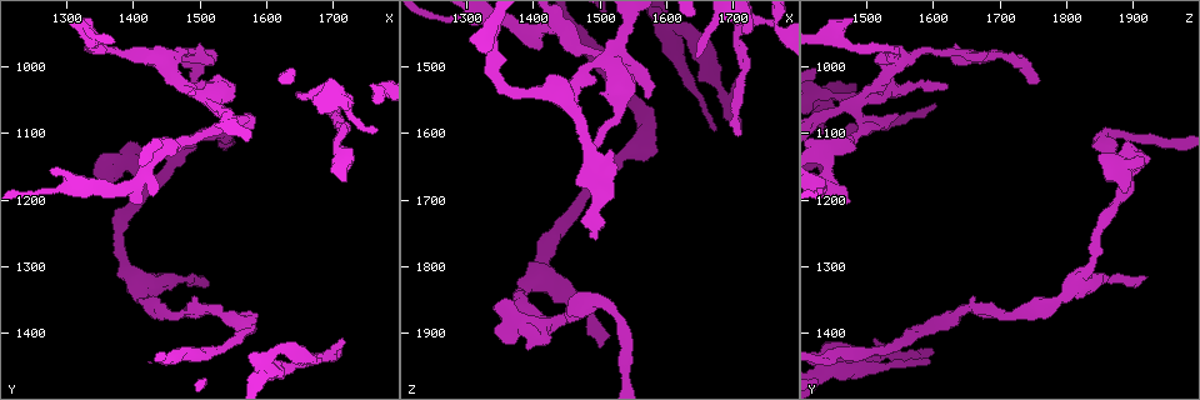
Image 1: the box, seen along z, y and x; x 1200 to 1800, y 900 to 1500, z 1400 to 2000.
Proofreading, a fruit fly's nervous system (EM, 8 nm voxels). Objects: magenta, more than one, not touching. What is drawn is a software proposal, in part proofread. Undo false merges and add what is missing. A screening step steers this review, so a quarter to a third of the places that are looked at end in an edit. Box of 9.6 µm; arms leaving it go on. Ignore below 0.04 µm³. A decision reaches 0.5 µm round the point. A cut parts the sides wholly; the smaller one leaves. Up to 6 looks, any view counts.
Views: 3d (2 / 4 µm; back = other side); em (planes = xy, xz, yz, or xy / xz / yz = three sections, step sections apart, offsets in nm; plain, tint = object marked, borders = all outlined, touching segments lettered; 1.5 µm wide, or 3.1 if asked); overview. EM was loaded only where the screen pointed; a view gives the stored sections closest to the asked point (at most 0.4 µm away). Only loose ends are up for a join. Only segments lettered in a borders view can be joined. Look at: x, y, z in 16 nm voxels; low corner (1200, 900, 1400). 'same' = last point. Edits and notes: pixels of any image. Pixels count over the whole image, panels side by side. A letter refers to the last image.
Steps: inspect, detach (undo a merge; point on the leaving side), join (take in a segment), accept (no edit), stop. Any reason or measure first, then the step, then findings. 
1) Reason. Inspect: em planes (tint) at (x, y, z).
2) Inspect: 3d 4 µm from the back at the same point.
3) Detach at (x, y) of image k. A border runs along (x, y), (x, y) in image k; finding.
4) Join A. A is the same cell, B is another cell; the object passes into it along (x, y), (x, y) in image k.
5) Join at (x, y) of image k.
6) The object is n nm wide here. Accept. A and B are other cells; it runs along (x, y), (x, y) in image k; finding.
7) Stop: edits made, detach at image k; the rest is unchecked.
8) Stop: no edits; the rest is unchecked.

Stops while still wide. Inspect: 3d 4 µm at (1350, 1130, 1850).

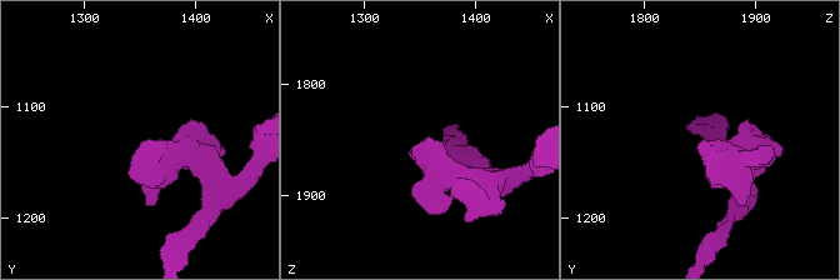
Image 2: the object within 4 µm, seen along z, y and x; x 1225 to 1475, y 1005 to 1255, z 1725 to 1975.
Inspect: em planes (borders) at (1350, 1134, 1854).

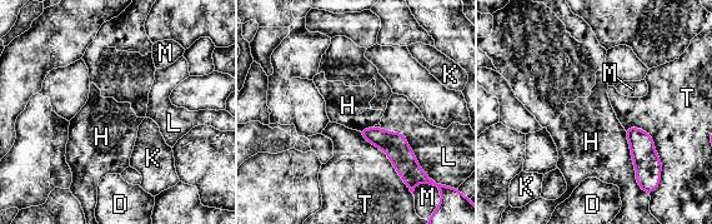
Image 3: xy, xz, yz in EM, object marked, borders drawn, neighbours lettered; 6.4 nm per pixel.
Accept. D, H, K, L, M and T are other cells; it runs along (365, 132), (406, 164), (412, 185) in image 3; none of them fits.

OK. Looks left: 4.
A narrow waist. Inspect: 3d 2 µm at (1475, 980, 1600).

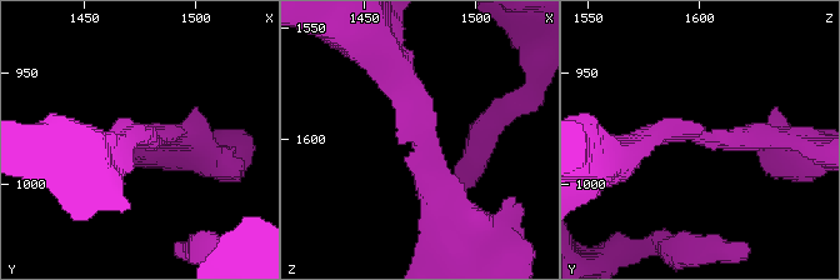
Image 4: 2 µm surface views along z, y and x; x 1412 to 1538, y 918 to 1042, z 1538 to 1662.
Now the EM. Inspect: em xz step 8 (plain) at (1480, 980, 1600).

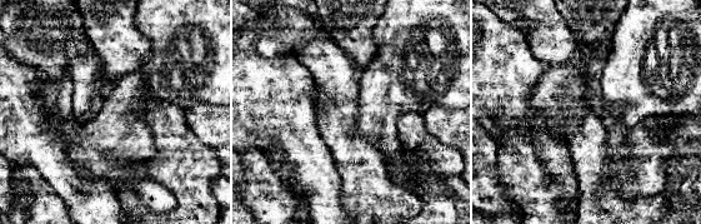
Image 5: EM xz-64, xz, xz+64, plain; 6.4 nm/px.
See the neighbours. Inspect: em xz step 8 (borders) at the same point.

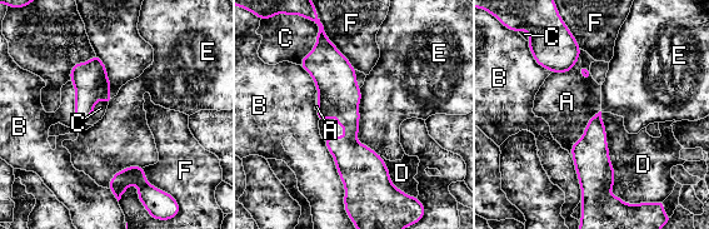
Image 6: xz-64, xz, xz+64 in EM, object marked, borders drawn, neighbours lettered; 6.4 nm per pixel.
Accept. A, B, C, D, E and F are other cells; all the same neuron.

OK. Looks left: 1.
An open end. Inspect: em yz step 8 (borders) at (1410, 1205, 1470).

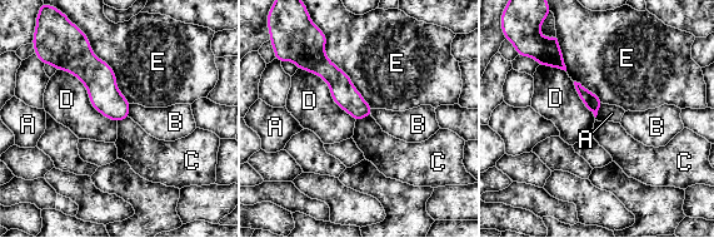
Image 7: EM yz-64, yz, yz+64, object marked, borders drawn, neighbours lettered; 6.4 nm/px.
The longest contact is with E, 550 nm. Accept. A, B, C, D and E are other cells; it runs along (320, 54), (320, 63), (367, 113) in image 7; none of them fits.

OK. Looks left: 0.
Stop: no edits; the rest is unchecked.

